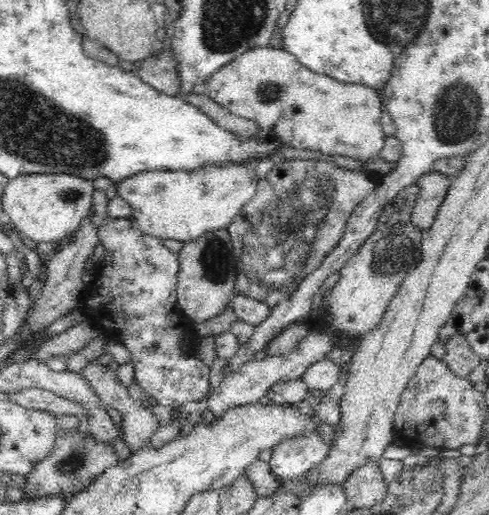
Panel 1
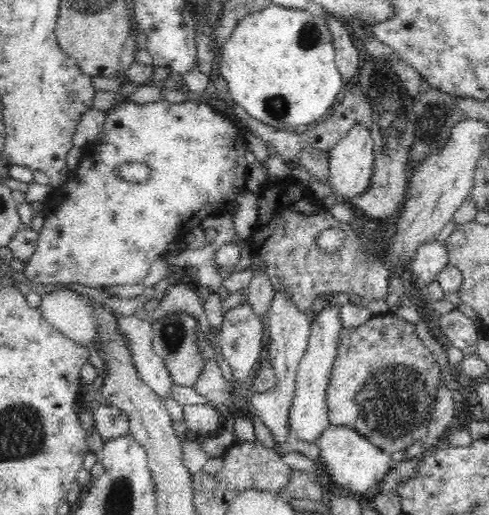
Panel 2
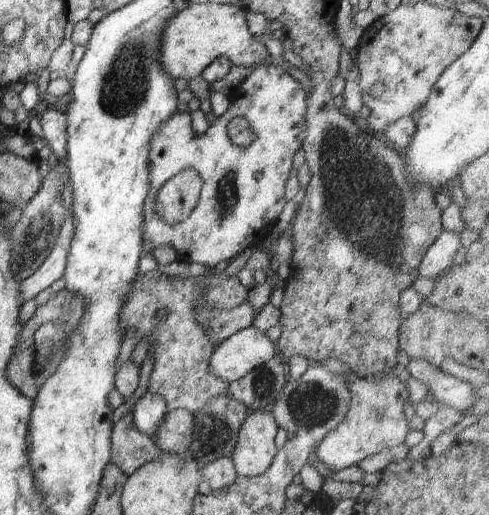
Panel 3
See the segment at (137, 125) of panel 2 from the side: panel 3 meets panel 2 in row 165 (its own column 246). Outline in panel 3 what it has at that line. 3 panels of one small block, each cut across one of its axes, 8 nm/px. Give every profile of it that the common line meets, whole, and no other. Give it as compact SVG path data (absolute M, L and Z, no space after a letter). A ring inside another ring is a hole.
M274 65L256 67L250 76L234 90L239 96L231 102L228 110L210 124L204 134L196 134L190 121L190 113L172 114L152 136L148 162L150 162L150 190L144 200L144 224L142 224L142 256L152 253L159 245L167 245L170 250L178 254L178 260L196 262L208 265L214 269L217 264L229 260L246 250L246 248L262 245L266 236L269 236L276 224L276 220L284 208L285 184L291 177L292 158L294 153L303 145L306 134L307 104L302 85L292 78L284 69ZM234 118L244 118L250 124L252 141L246 148L237 146L230 141L227 126ZM186 168L194 168L202 178L200 198L184 222L173 225L166 224L157 212L154 212L154 202L158 190L167 180Z

